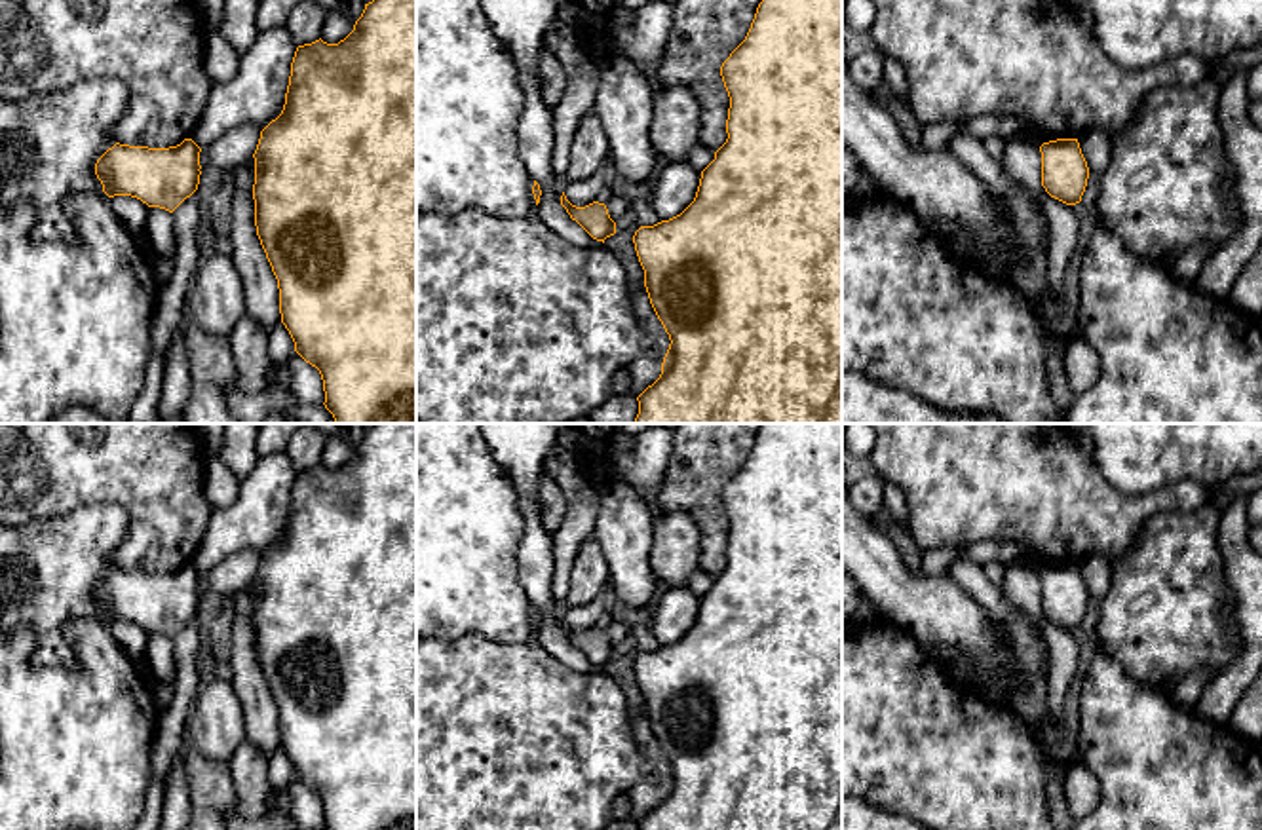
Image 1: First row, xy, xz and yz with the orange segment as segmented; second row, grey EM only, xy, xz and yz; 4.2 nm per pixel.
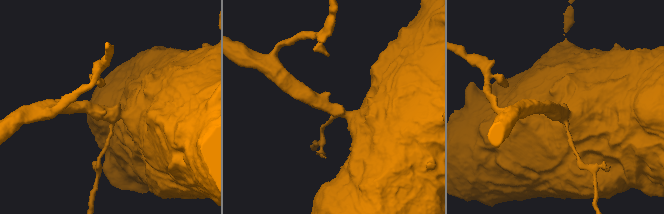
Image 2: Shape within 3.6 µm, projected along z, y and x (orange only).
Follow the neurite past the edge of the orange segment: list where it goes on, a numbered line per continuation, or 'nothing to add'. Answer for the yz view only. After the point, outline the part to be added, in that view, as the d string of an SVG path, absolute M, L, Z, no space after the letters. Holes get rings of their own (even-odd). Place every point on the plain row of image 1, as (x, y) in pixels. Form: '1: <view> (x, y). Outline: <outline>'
nothing to add

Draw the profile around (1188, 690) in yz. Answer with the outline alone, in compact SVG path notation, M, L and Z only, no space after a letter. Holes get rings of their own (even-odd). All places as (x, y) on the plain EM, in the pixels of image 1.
M1201 667L1201 669L1192 670L1188 676L1184 676L1176 684L1171 699L1182 710L1194 712L1201 691L1205 689L1207 682L1214 678L1214 674L1216 674L1216 670L1211 670L1207 667Z

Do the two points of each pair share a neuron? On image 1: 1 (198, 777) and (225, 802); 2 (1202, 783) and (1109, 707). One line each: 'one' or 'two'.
1: one
2: one

